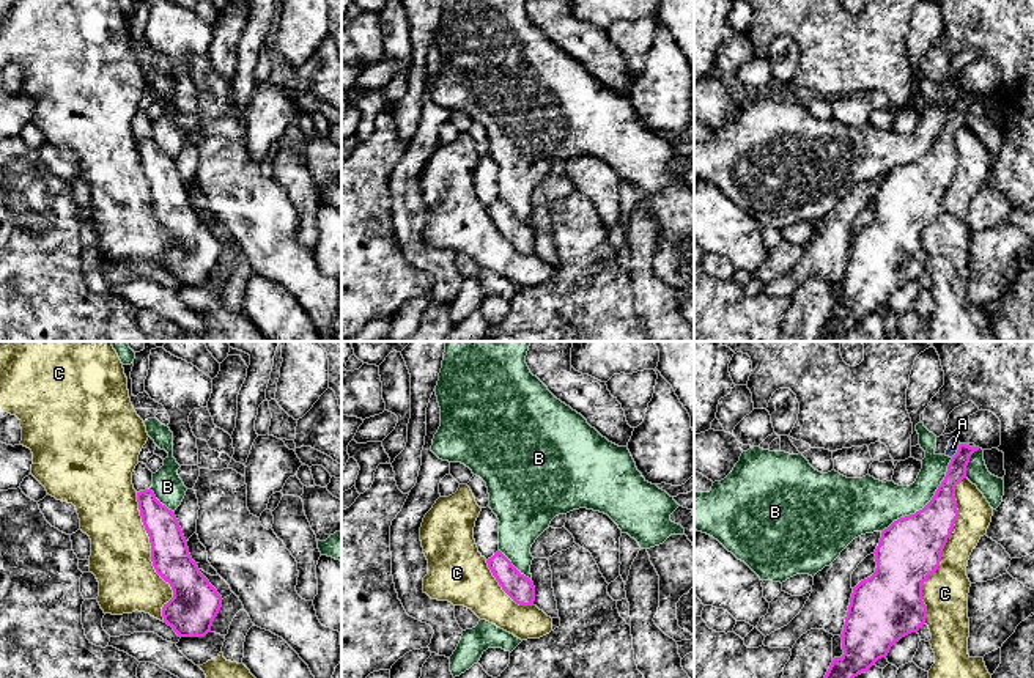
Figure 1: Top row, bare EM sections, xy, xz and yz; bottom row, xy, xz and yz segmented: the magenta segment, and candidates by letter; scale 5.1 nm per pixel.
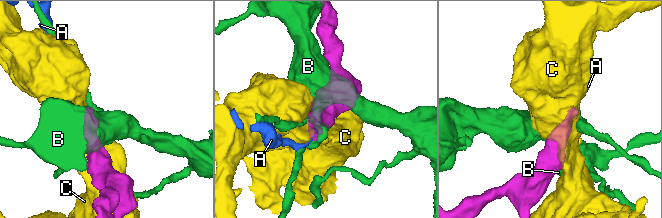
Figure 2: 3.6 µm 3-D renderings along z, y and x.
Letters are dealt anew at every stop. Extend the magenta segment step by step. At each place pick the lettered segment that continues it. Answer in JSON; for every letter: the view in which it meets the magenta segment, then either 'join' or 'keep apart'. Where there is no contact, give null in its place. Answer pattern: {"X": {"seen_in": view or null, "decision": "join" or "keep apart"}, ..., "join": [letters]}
{"A": {"seen_in": "yz", "decision": "keep apart"}, "B": {"seen_in": "yz", "decision": "keep apart"}, "C": {"seen_in": "yz", "decision": "keep apart"}, "join": []}

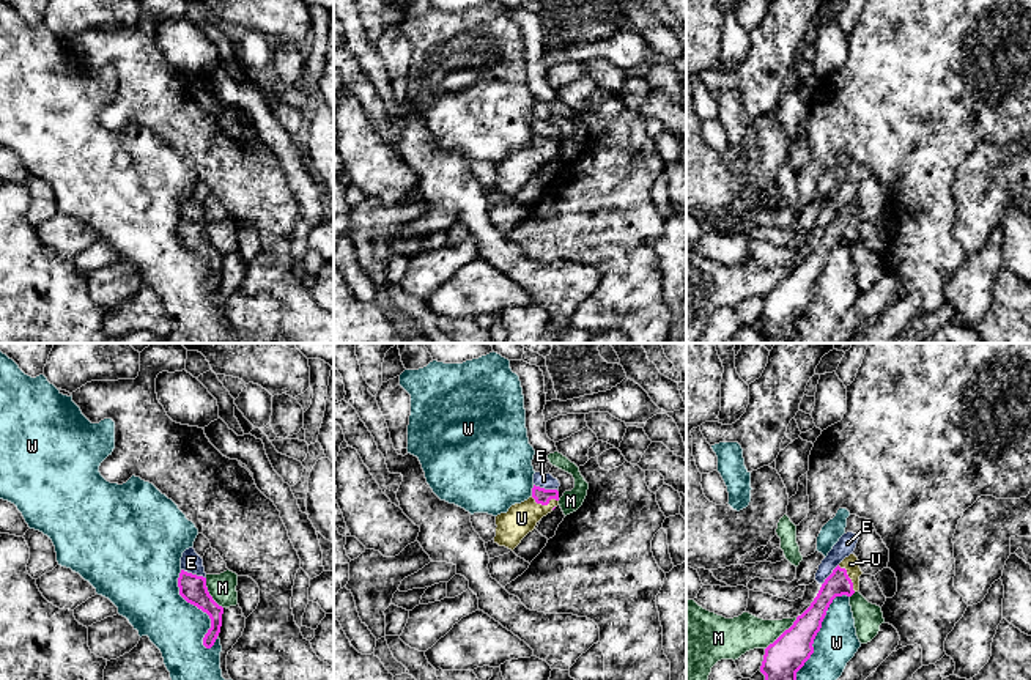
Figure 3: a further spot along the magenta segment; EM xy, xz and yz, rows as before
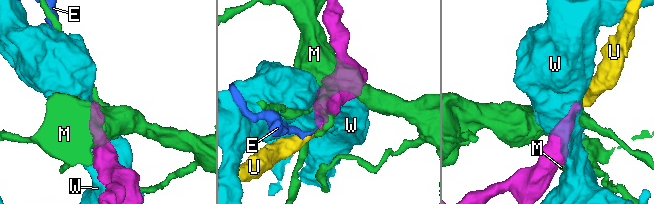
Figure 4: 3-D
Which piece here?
{"E": {"seen_in": "xy", "decision": "keep apart"}, "M": {"seen_in": "yz", "decision": "keep apart"}, "U": {"seen_in": "xz", "decision": "join"}, "W": {"seen_in": "xy", "decision": "keep apart"}, "join": ["U"]}

